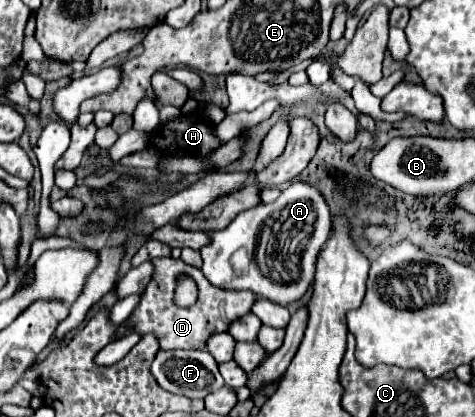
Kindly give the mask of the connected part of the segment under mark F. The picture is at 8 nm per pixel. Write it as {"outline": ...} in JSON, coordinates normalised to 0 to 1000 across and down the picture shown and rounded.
{"outline":[[[337,837],[316,875],[316,894],[324,899],[324,909],[333,914],[333,923],[366,947],[387,947],[396,957],[429,957],[438,942],[459,938],[472,928],[472,909],[459,890],[459,871],[451,866],[451,856],[425,837],[425,842],[387,842],[387,837],[362,837],[362,842],[345,842]]]}

